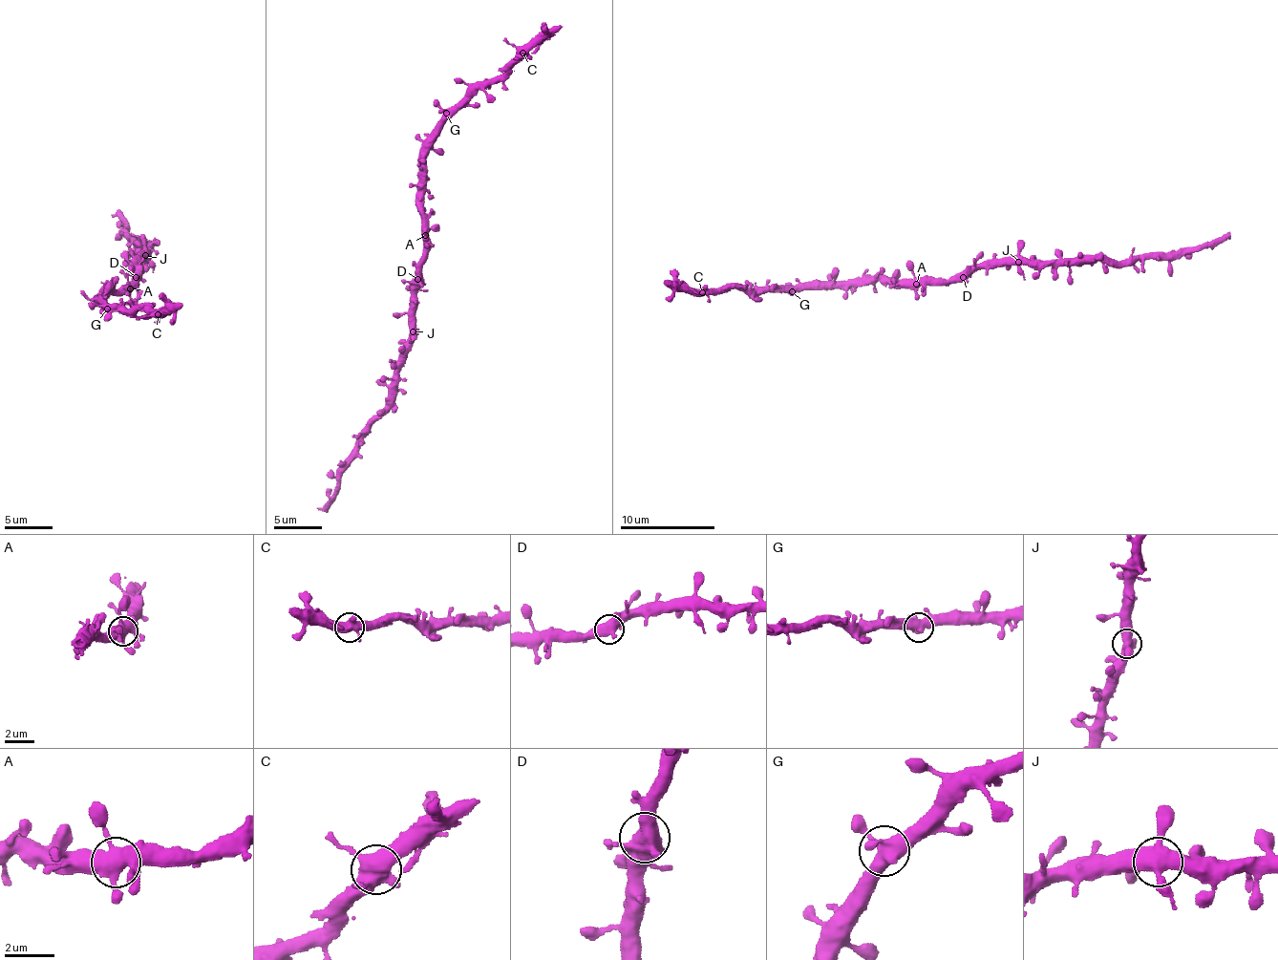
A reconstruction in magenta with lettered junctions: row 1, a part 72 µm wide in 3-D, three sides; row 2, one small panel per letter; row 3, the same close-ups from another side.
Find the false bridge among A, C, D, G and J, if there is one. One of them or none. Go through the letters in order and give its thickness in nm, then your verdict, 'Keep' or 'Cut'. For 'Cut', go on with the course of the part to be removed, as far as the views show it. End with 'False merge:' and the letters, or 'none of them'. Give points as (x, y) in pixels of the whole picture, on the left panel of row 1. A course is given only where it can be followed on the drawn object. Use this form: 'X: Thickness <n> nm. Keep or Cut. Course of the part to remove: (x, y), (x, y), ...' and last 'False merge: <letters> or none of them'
A: Thickness 480 nm. Keep
C: Thickness 550 nm. Keep
D: Thickness 500 nm. Keep
G: Thickness 480 nm. Keep
J: Thickness 500 nm. Keep
False merge: none of them

